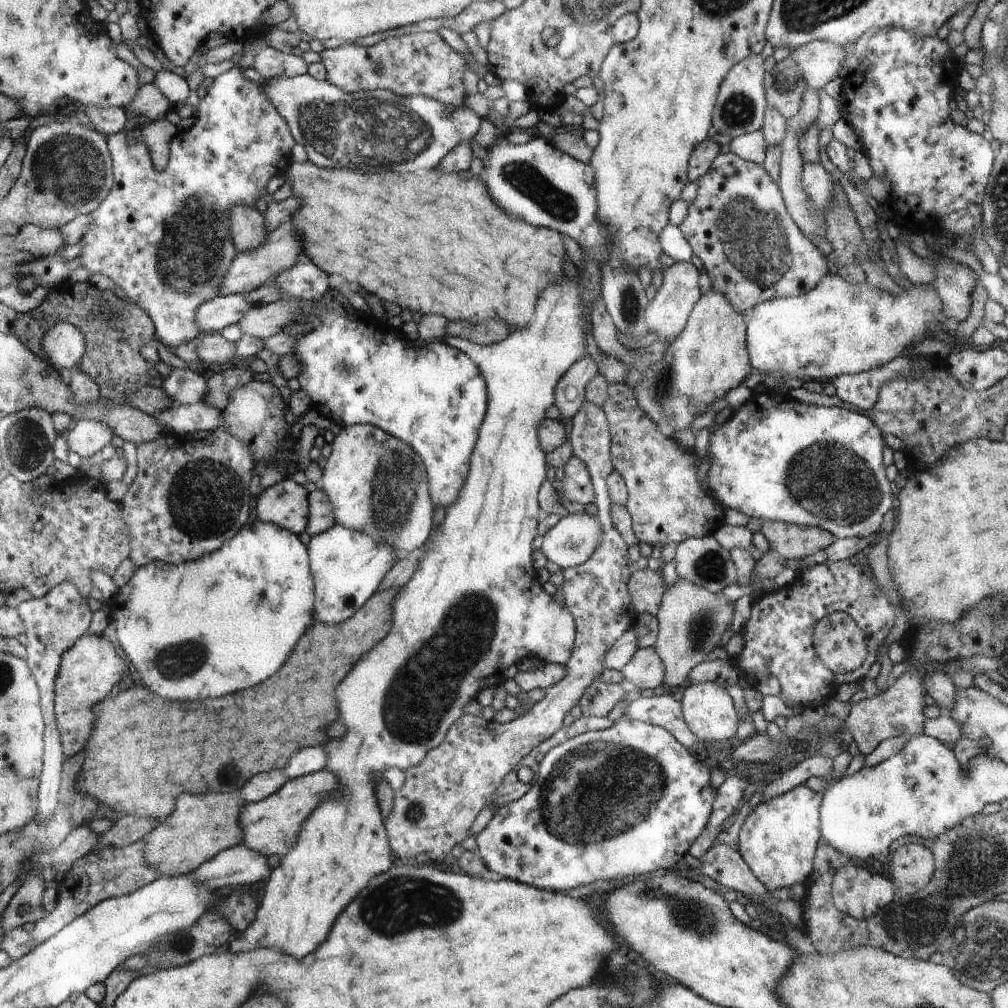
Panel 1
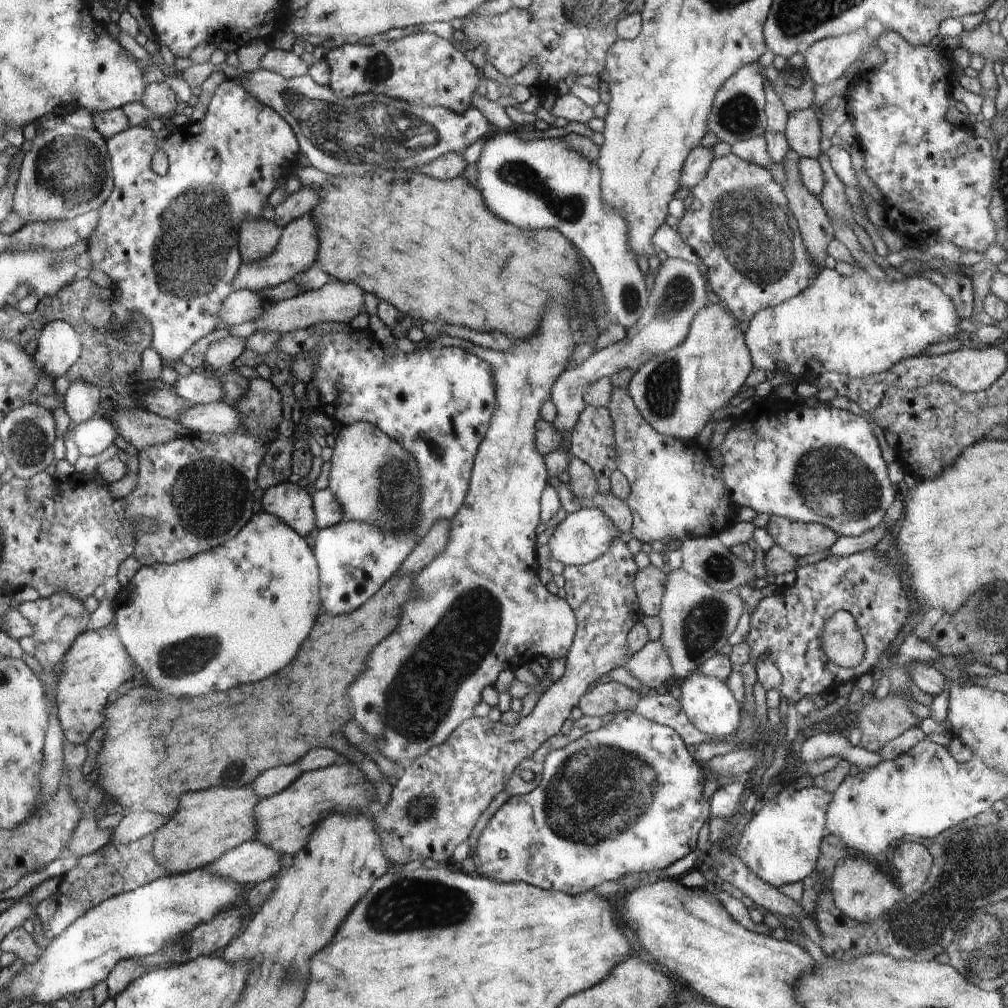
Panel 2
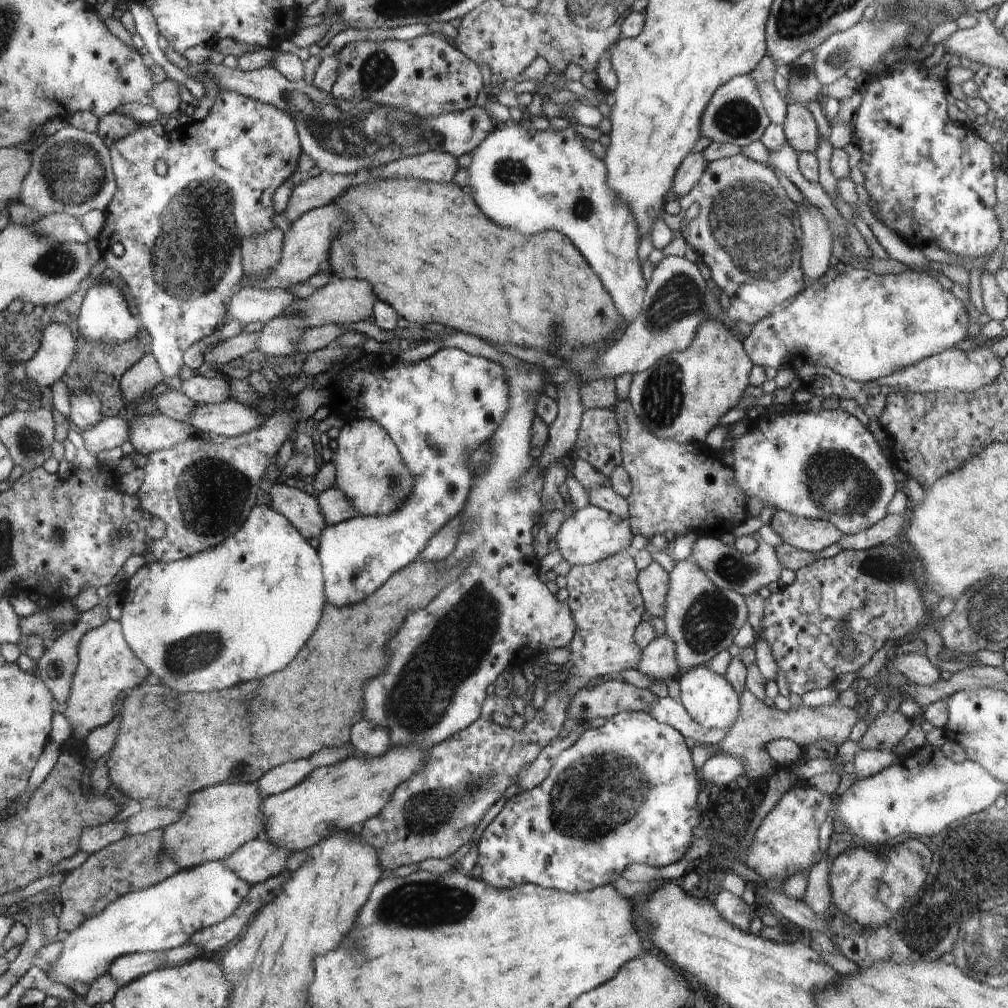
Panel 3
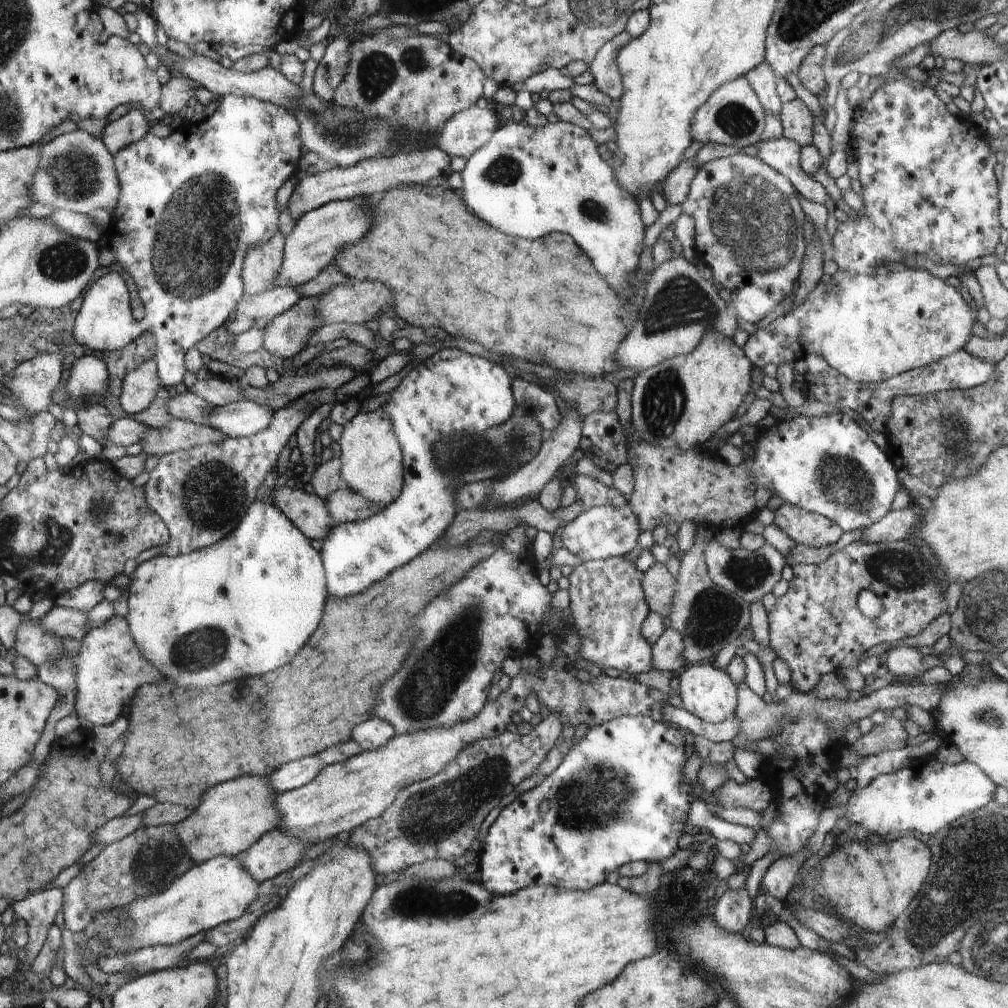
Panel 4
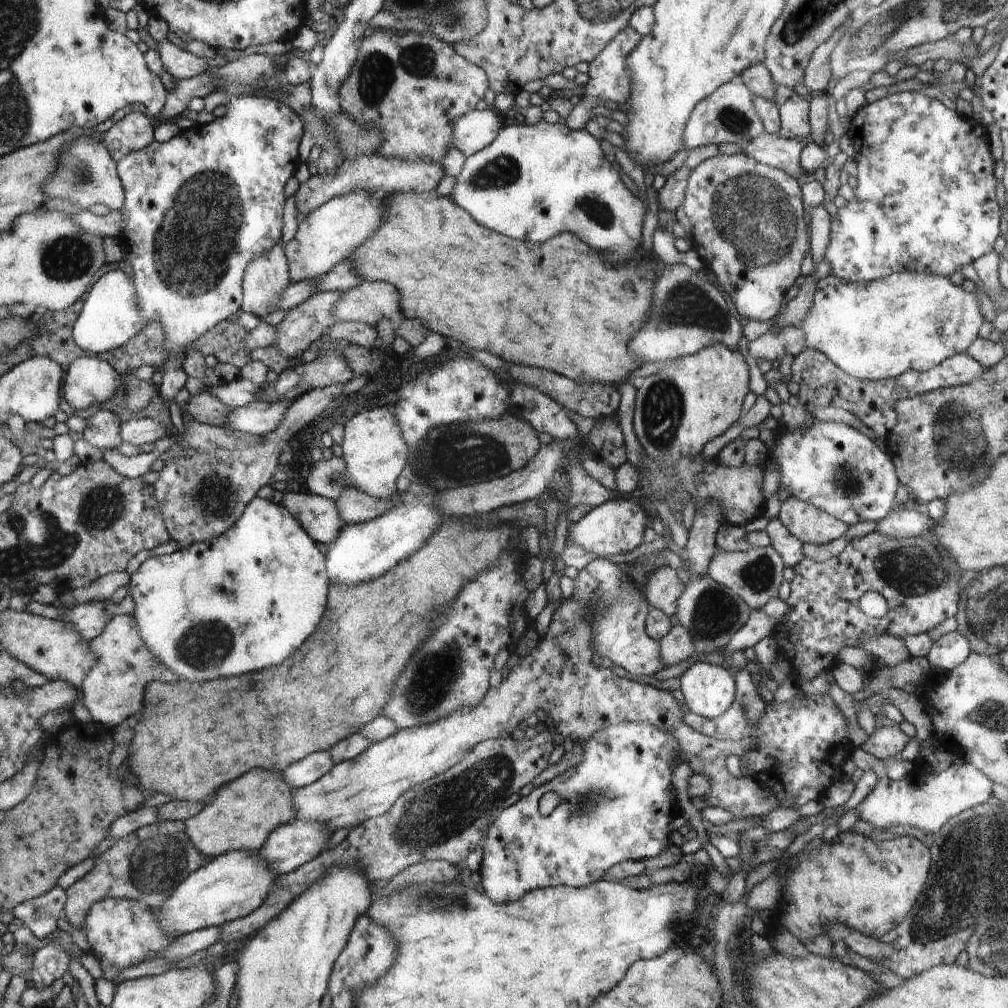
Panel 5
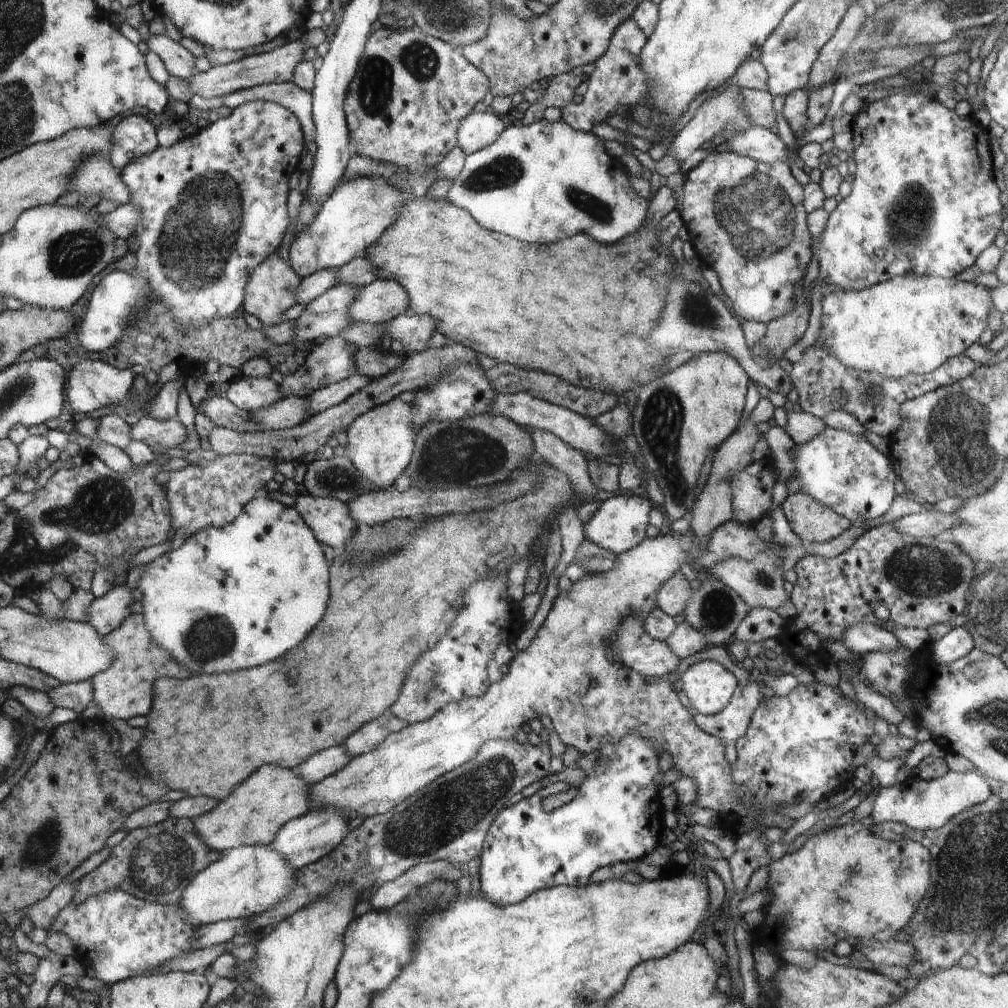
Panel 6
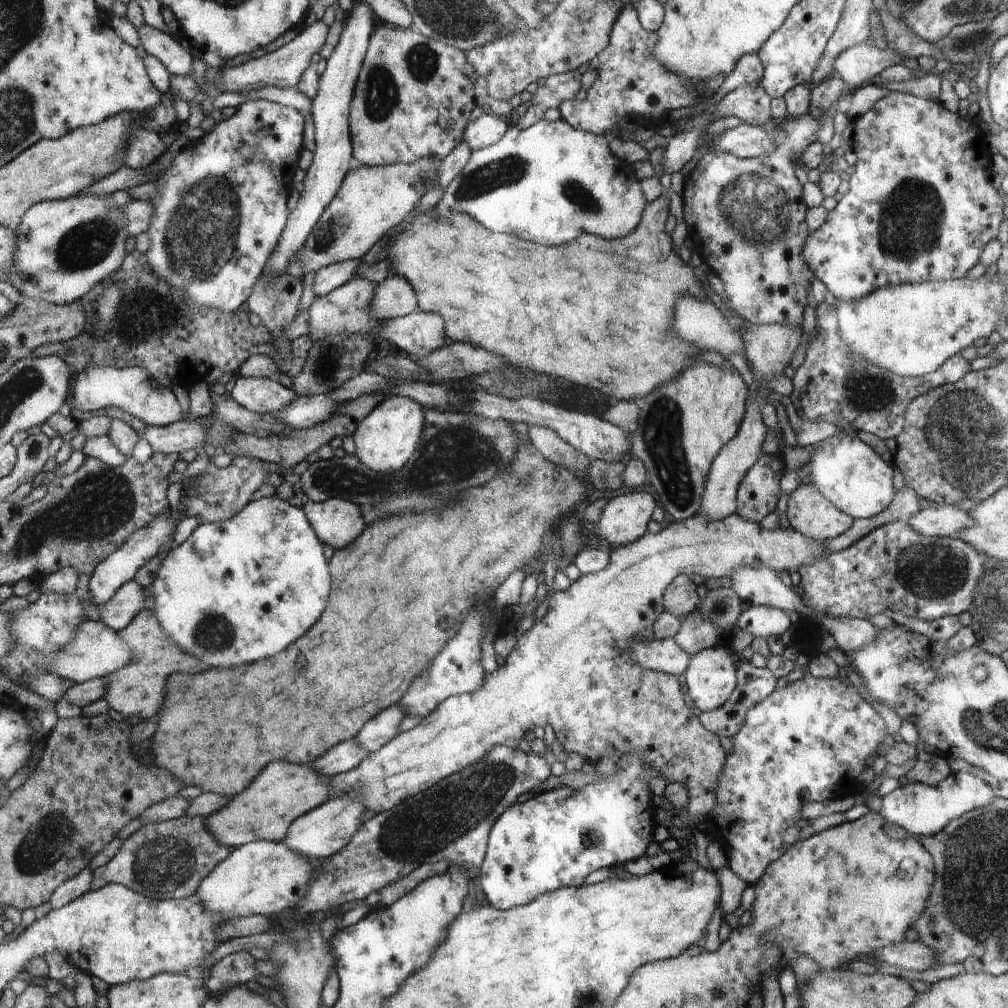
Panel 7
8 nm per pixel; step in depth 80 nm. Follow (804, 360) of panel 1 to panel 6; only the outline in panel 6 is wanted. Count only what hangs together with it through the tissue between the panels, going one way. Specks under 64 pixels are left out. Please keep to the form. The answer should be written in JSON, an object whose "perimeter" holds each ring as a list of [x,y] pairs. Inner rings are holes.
{"perimeter":[[[908,275],[895,276],[889,281],[875,284],[873,287],[861,291],[843,291],[837,289],[834,285],[822,282],[822,316],[821,316],[821,331],[815,346],[824,345],[830,347],[831,351],[846,365],[855,368],[858,371],[868,371],[871,373],[880,373],[885,377],[903,377],[910,373],[923,375],[936,371],[941,364],[946,360],[952,359],[955,356],[961,355],[965,350],[978,342],[980,334],[986,328],[986,318],[988,312],[992,308],[993,297],[990,294],[990,289],[972,281],[962,281],[956,278],[947,279],[944,277],[921,276],[911,277]]]}

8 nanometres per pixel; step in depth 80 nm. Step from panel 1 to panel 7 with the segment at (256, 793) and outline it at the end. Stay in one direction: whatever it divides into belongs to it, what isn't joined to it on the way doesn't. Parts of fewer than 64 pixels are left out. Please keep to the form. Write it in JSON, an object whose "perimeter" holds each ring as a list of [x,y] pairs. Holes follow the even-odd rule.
{"perimeter":[[[354,737],[328,750],[310,766],[324,779],[355,769],[368,755],[369,750]]]}

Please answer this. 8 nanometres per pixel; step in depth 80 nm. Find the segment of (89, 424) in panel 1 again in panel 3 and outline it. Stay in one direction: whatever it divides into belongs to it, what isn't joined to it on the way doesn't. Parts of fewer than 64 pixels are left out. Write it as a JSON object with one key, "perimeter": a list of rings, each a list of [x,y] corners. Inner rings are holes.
{"perimeter":[[[106,417],[87,431],[82,431],[84,446],[92,456],[97,456],[102,450],[121,447],[129,441],[130,426],[126,419]]]}

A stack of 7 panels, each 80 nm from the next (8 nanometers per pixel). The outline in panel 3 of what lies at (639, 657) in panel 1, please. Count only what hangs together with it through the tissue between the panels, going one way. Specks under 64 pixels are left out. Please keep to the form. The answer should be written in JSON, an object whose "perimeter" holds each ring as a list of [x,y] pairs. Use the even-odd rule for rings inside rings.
{"perimeter":[[[666,633],[658,635],[641,650],[641,661],[634,669],[654,680],[668,683],[680,676],[676,660],[676,643]]]}

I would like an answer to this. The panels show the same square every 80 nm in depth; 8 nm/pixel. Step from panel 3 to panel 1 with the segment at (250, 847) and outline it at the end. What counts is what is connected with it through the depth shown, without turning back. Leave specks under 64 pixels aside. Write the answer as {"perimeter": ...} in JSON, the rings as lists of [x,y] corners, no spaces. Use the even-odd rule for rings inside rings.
{"perimeter":[[[240,843],[222,851],[208,863],[201,864],[190,875],[216,890],[222,887],[229,889],[234,886],[250,886],[269,879],[272,869],[266,861],[267,858],[248,845]]]}

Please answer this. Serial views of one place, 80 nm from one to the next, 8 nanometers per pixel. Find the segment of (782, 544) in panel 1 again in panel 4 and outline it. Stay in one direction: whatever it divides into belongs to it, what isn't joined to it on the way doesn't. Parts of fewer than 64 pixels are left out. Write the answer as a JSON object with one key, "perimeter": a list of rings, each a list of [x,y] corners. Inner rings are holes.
{"perimeter":[[[783,503],[775,510],[776,523],[795,544],[812,548],[829,547],[838,542],[844,533],[841,525],[818,513],[808,512],[799,506]]]}

